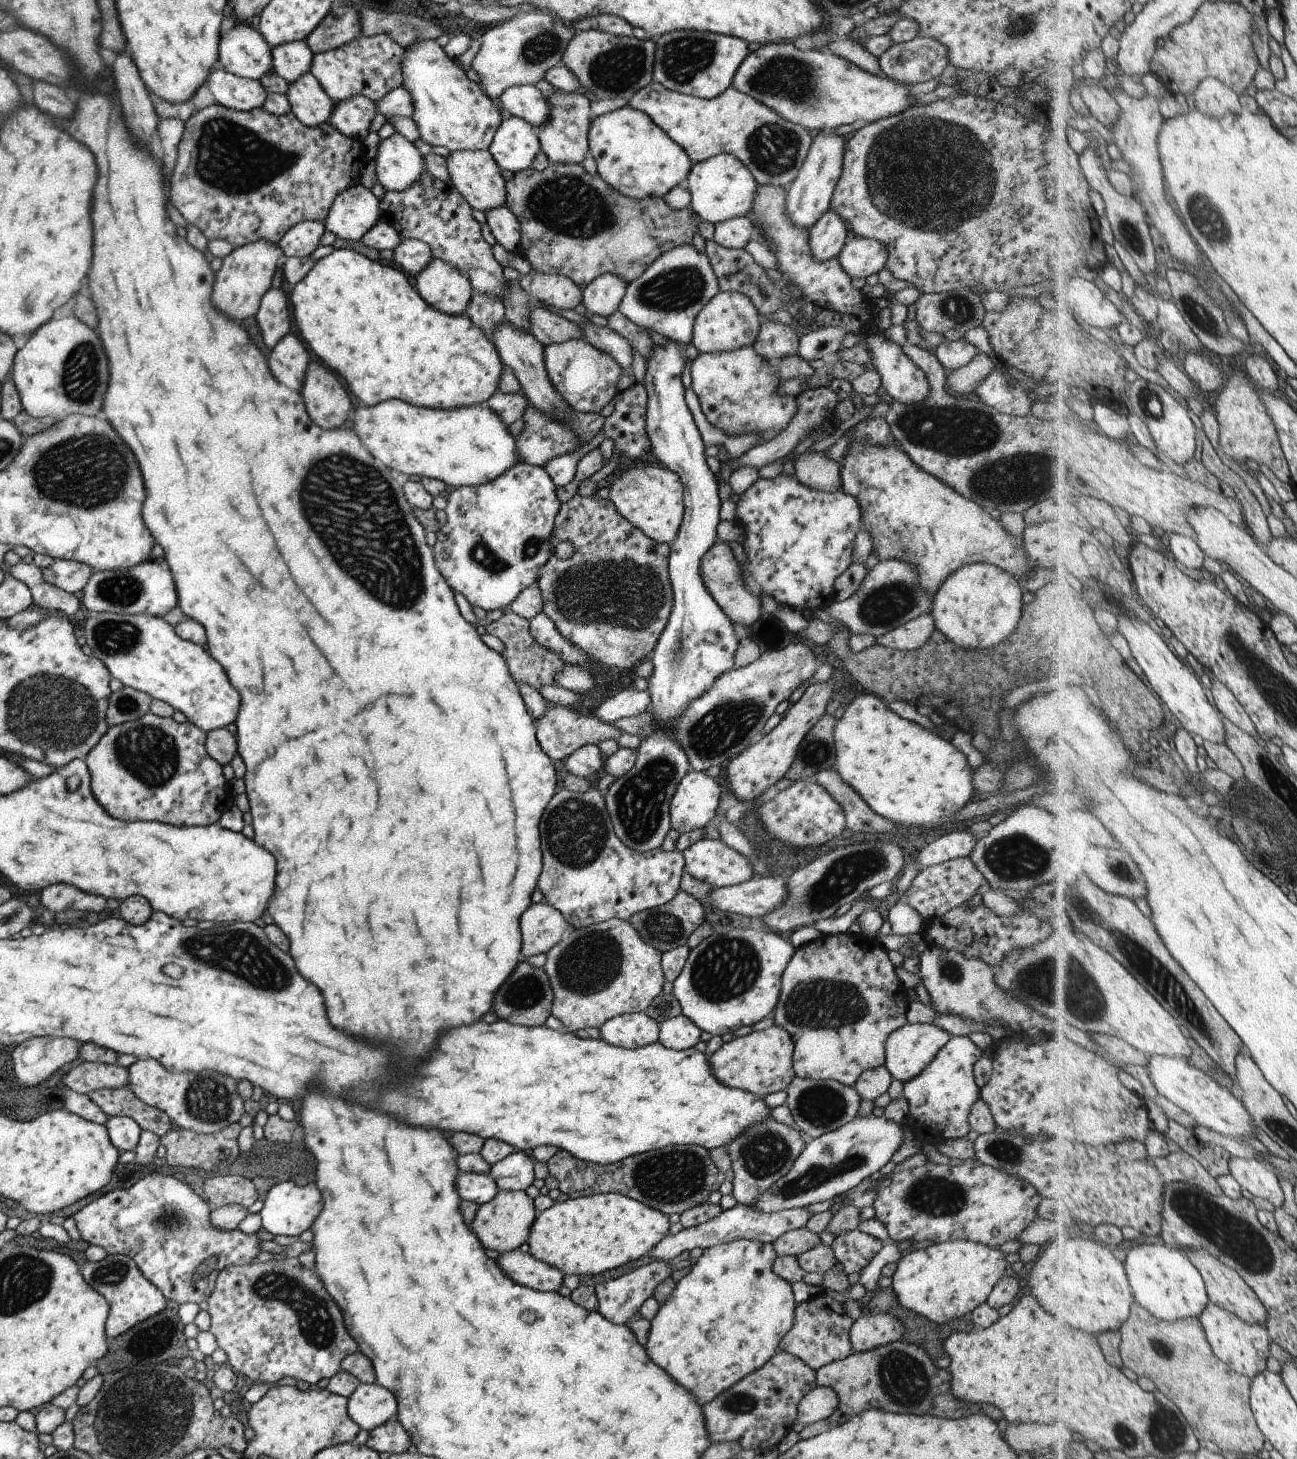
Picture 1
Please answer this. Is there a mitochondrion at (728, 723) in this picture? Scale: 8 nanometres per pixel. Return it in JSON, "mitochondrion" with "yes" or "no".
{"mitochondrion":"yes"}

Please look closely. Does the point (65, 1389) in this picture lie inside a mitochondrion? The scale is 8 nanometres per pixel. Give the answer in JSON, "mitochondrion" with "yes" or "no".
{"mitochondrion":"no"}

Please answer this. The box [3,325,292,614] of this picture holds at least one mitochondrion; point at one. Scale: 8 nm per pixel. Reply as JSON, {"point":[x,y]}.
{"point":[80,473]}

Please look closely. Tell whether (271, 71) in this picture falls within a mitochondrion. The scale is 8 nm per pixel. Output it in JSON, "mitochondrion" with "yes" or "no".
{"mitochondrion":"no"}

